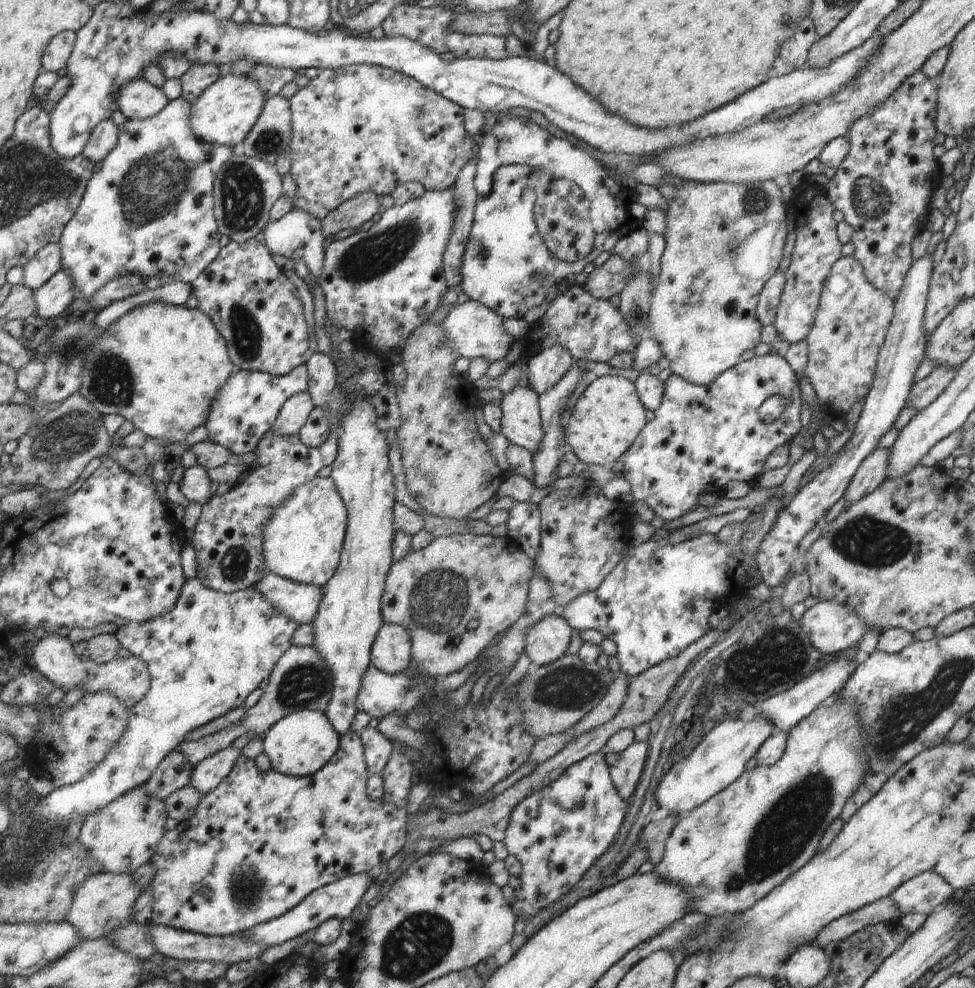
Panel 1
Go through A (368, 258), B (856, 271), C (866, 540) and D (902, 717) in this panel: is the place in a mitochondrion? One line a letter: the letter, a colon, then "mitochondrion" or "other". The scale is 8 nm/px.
A: mitochondrion
B: other
C: mitochondrion
D: mitochondrion

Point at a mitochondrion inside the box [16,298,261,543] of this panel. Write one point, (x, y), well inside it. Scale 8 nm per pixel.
(72, 433)

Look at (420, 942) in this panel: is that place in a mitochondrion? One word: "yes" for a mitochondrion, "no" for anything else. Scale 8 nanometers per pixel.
yes

